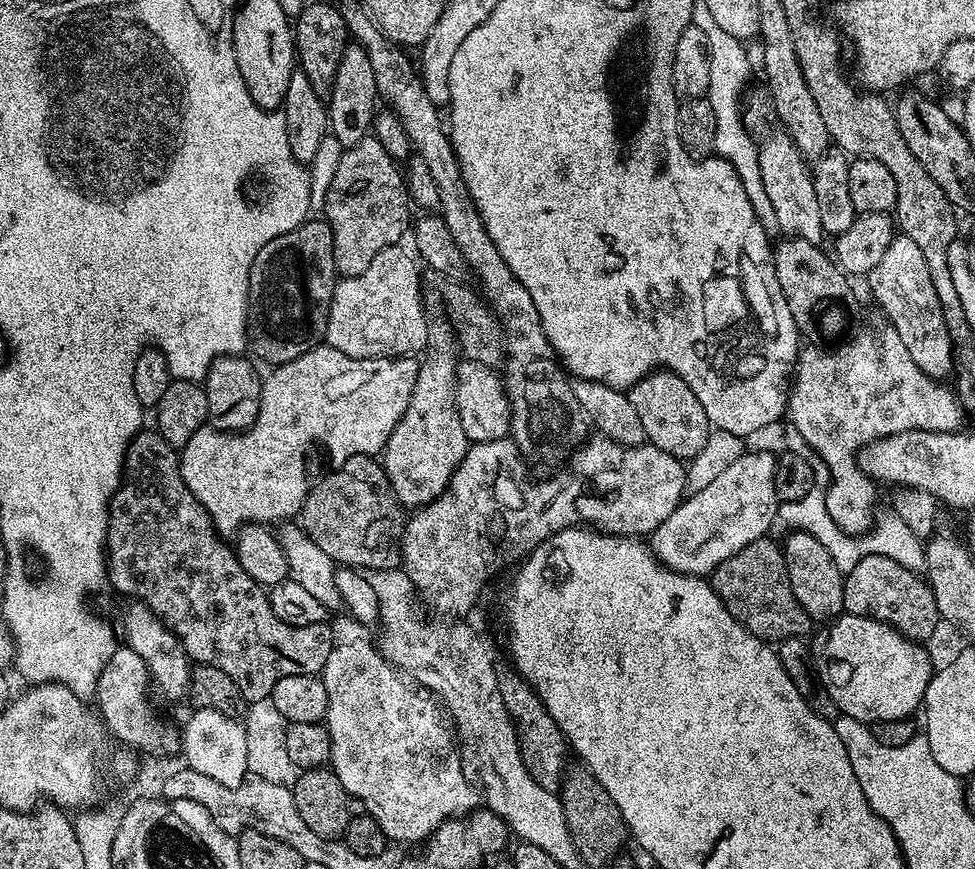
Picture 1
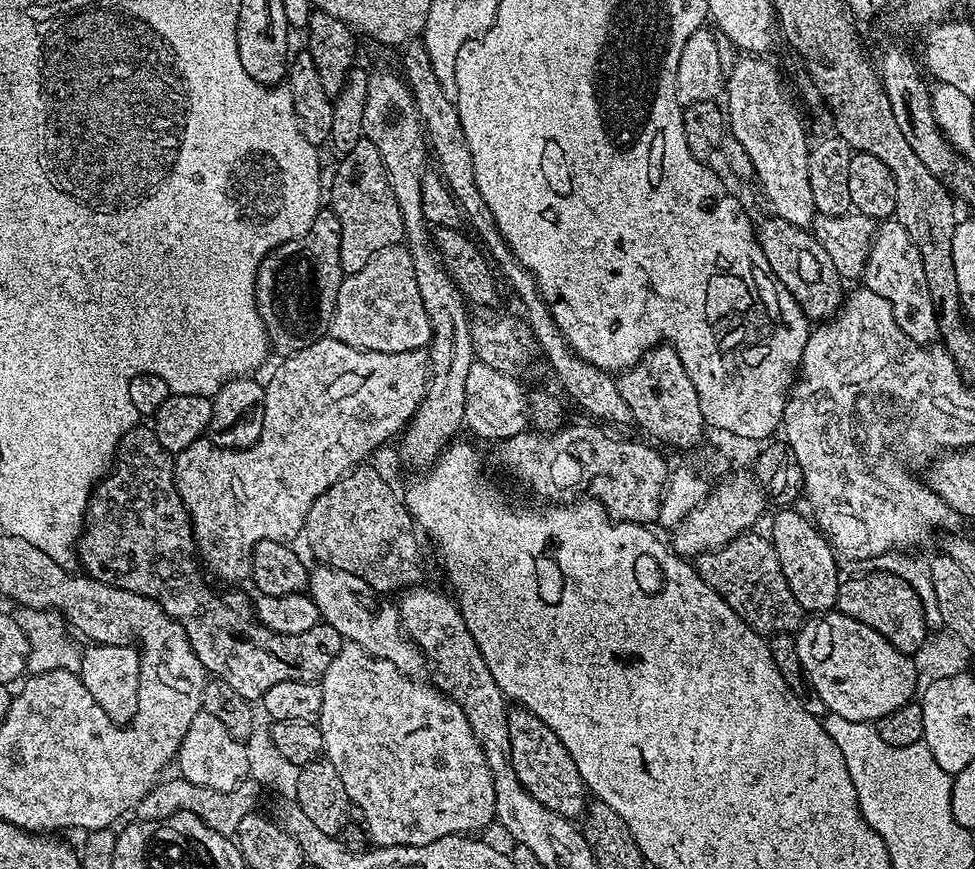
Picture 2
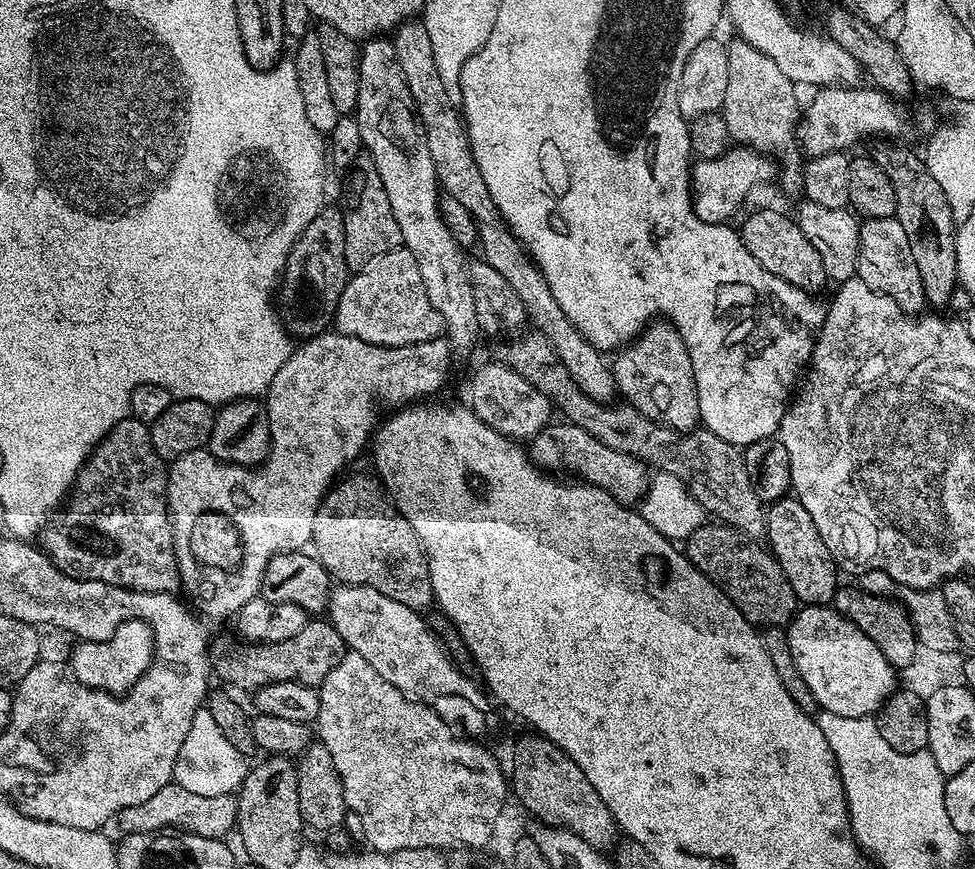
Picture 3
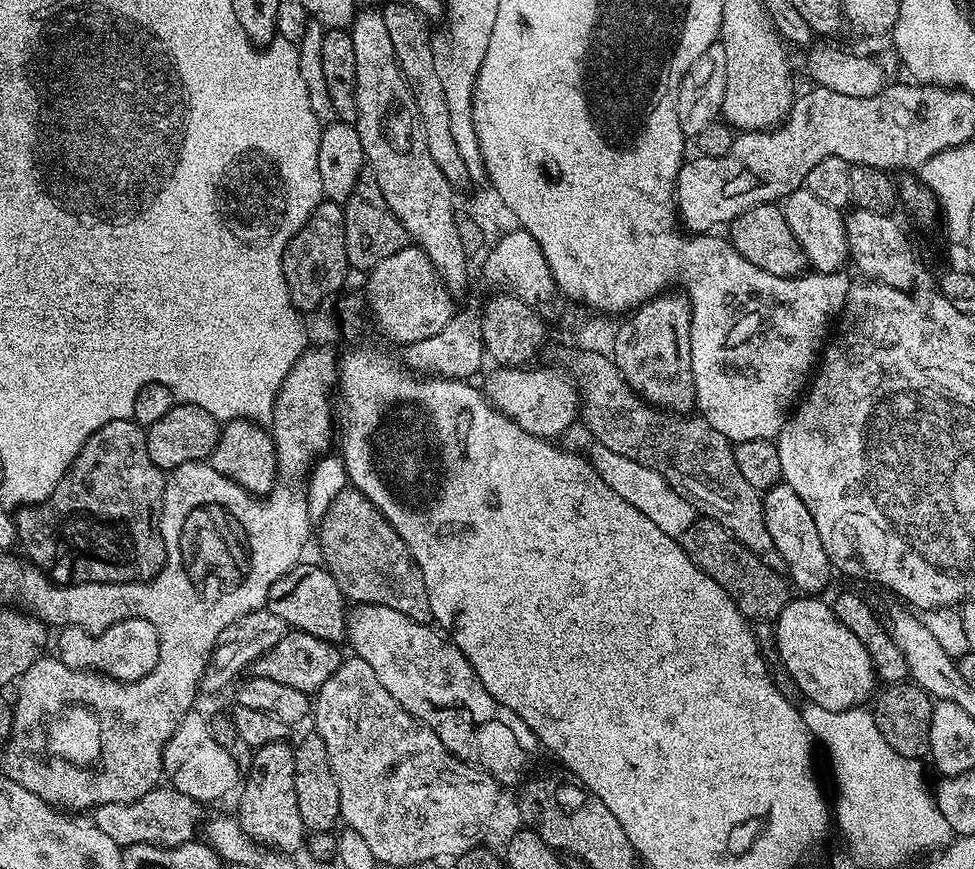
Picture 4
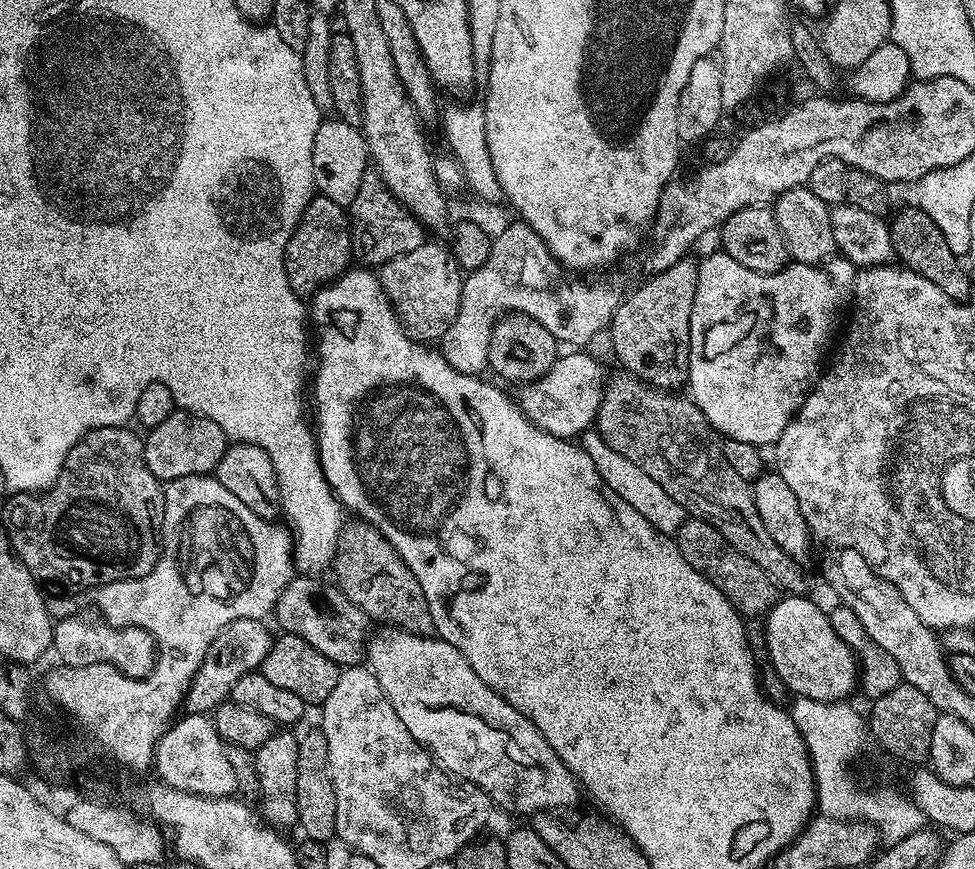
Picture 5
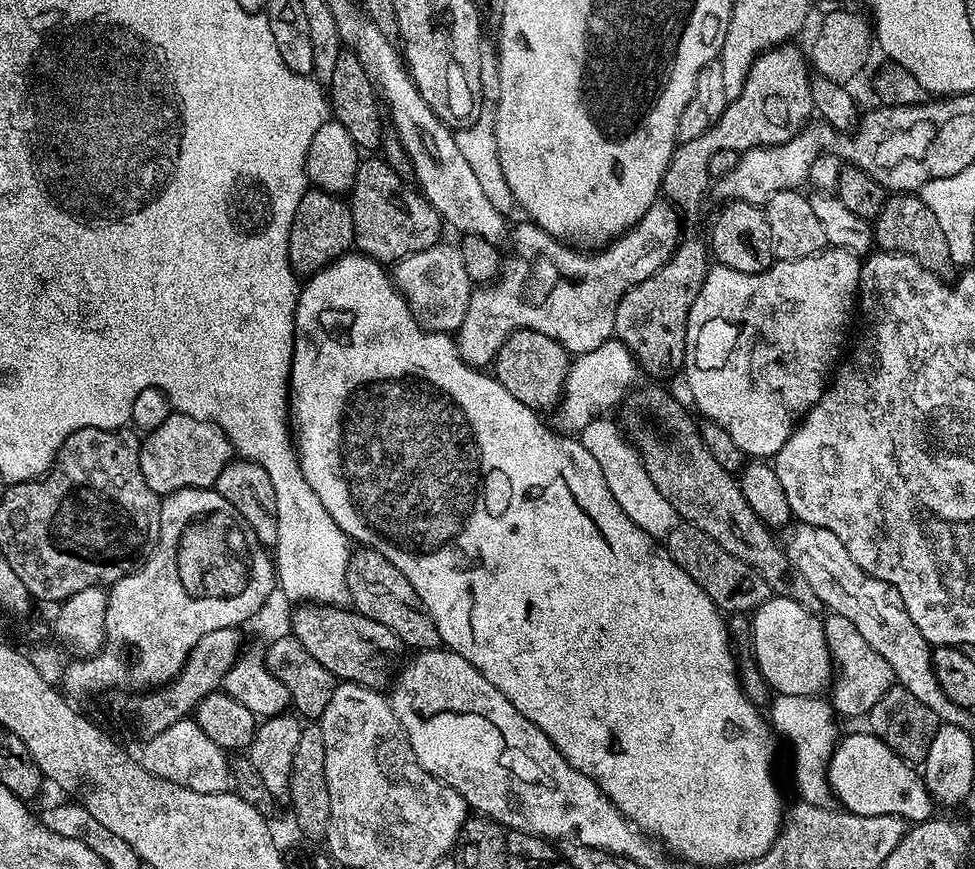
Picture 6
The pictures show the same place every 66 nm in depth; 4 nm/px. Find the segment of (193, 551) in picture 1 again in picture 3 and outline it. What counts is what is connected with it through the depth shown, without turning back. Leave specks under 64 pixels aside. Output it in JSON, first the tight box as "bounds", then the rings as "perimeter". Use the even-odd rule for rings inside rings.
{"bounds":[42,418,346,690],"perimeter":[[[129,418],[118,421],[112,427],[112,431],[93,448],[88,459],[85,460],[83,466],[80,468],[80,473],[77,474],[76,480],[71,486],[70,495],[66,500],[67,508],[68,512],[61,511],[42,532],[42,541],[44,540],[44,544],[42,543],[43,551],[47,553],[49,559],[55,562],[58,570],[62,570],[67,576],[73,576],[79,580],[102,582],[107,587],[128,588],[131,592],[169,591],[170,585],[168,585],[168,580],[175,581],[178,573],[176,571],[176,551],[172,548],[172,529],[168,515],[168,468],[164,459],[154,450],[152,429],[149,425],[142,423],[140,420]],[[324,618],[313,619],[304,627],[302,634],[294,634],[294,638],[286,638],[286,642],[252,646],[247,650],[249,652],[239,652],[232,648],[225,656],[220,656],[217,660],[215,657],[215,675],[217,672],[226,683],[249,690],[278,682],[318,686],[326,678],[326,674],[330,674],[330,670],[334,670],[334,666],[342,662],[346,651],[342,634],[338,634],[332,623]]]}

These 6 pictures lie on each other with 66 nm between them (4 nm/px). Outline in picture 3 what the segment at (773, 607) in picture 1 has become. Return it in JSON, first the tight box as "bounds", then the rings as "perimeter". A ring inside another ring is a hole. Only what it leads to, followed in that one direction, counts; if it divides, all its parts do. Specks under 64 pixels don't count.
{"bounds":[686,522,798,629],"perimeter":[[[705,522],[701,528],[694,530],[686,542],[686,555],[698,571],[714,581],[724,591],[726,598],[734,602],[734,606],[757,629],[784,628],[798,611],[798,601],[794,590],[790,590],[790,582],[786,582],[786,574],[782,574],[782,566],[767,547],[753,542],[749,537],[733,530],[728,526],[717,526],[712,522]]]}

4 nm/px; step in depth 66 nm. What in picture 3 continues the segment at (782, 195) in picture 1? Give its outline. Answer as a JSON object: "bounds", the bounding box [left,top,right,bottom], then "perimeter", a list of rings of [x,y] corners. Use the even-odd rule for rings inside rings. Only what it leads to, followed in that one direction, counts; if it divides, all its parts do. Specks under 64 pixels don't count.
{"bounds":[722,38,804,196],"perimeter":[[[739,38],[733,39],[728,44],[728,61],[730,62],[730,79],[726,81],[726,98],[722,115],[728,135],[737,145],[745,148],[752,148],[755,152],[767,154],[777,165],[784,169],[779,169],[780,188],[788,196],[800,196],[804,187],[804,173],[802,171],[801,149],[798,147],[798,125],[802,115],[802,103],[796,97],[797,85],[793,84],[782,71],[778,70],[777,63],[761,50],[756,50],[754,46],[748,45],[746,41]]]}

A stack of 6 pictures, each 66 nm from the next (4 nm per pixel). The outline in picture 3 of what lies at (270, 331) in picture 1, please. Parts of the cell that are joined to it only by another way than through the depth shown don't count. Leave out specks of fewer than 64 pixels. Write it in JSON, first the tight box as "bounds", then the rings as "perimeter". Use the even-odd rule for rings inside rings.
{"bounds":[278,206,349,336],"perimeter":[[[325,206],[288,251],[288,261],[278,284],[278,311],[289,336],[318,336],[333,323],[349,275],[344,213],[339,207]]]}

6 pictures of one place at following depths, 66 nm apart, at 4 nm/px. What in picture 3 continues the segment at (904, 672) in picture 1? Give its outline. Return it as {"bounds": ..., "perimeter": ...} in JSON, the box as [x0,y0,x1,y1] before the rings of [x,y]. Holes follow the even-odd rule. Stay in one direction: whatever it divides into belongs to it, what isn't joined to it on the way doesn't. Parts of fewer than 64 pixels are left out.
{"bounds":[786,607,898,718],"perimeter":[[[801,607],[786,628],[790,654],[821,709],[842,718],[875,717],[898,688],[898,672],[878,646],[835,607]]]}

